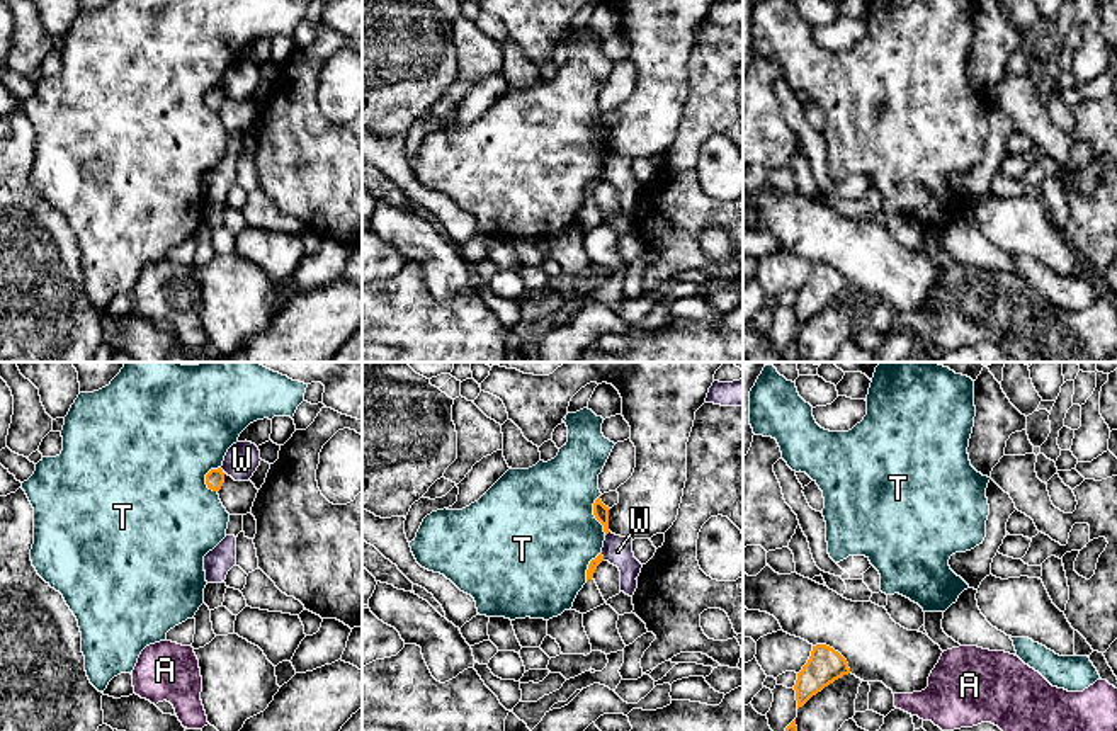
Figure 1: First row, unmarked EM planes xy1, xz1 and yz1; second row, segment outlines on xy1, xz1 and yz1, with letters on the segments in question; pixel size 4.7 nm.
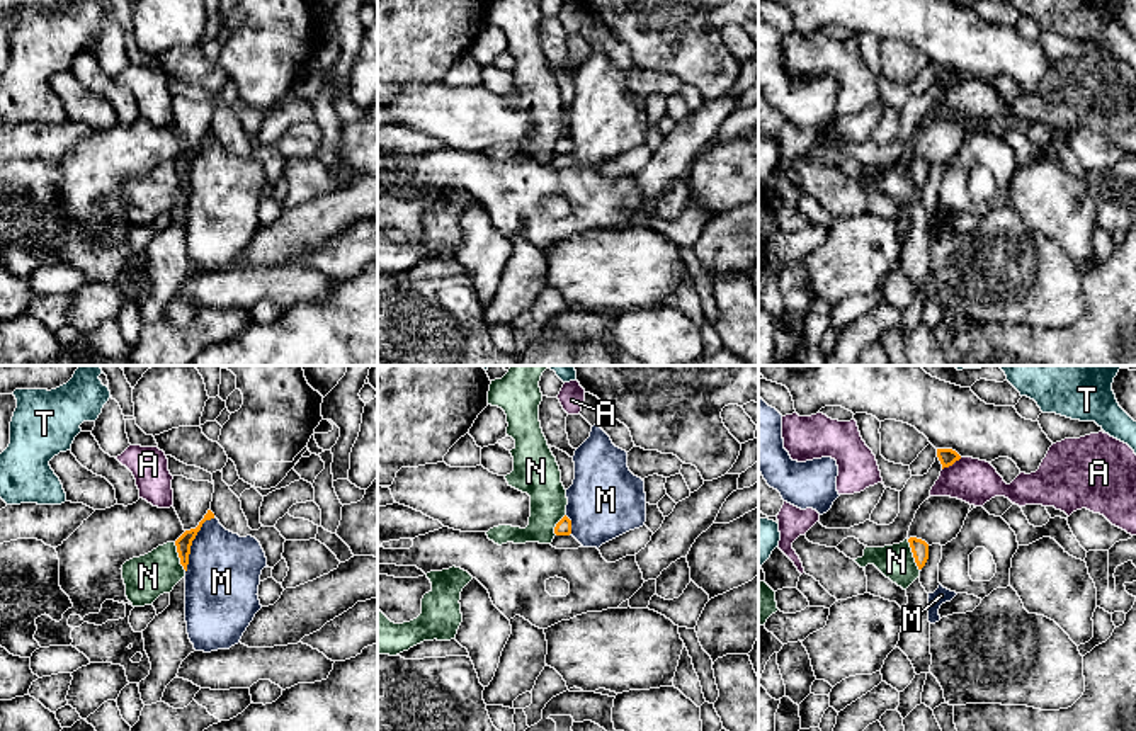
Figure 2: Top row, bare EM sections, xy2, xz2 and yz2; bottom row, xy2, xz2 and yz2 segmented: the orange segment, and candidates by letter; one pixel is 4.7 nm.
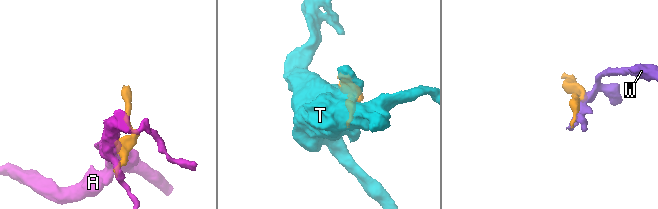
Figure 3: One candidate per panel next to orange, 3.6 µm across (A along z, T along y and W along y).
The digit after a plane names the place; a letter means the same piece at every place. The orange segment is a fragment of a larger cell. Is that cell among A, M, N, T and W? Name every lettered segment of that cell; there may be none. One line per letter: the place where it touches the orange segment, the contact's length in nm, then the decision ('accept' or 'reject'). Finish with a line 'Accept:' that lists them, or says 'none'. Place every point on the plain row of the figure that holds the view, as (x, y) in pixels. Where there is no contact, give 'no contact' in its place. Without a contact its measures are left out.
A: contact yz2 (951, 84); length 110 nm; reject
M: contact xy2 (191, 162); length 300 nm; reject
N: contact yz2 (914, 174); length 160 nm; reject
T: contact xz1 (594, 133); length 200 nm; reject
W: contact xz1 (602, 175); length 40 nm; reject
Accept: none

